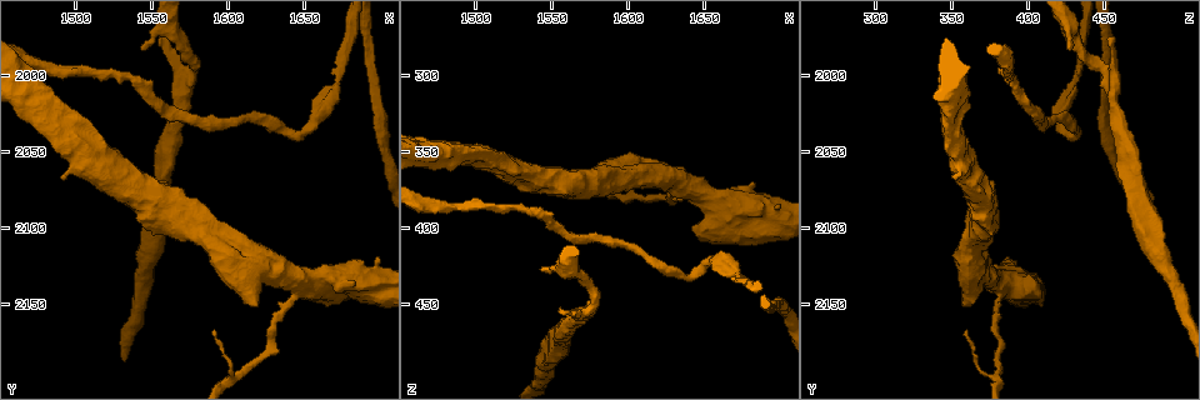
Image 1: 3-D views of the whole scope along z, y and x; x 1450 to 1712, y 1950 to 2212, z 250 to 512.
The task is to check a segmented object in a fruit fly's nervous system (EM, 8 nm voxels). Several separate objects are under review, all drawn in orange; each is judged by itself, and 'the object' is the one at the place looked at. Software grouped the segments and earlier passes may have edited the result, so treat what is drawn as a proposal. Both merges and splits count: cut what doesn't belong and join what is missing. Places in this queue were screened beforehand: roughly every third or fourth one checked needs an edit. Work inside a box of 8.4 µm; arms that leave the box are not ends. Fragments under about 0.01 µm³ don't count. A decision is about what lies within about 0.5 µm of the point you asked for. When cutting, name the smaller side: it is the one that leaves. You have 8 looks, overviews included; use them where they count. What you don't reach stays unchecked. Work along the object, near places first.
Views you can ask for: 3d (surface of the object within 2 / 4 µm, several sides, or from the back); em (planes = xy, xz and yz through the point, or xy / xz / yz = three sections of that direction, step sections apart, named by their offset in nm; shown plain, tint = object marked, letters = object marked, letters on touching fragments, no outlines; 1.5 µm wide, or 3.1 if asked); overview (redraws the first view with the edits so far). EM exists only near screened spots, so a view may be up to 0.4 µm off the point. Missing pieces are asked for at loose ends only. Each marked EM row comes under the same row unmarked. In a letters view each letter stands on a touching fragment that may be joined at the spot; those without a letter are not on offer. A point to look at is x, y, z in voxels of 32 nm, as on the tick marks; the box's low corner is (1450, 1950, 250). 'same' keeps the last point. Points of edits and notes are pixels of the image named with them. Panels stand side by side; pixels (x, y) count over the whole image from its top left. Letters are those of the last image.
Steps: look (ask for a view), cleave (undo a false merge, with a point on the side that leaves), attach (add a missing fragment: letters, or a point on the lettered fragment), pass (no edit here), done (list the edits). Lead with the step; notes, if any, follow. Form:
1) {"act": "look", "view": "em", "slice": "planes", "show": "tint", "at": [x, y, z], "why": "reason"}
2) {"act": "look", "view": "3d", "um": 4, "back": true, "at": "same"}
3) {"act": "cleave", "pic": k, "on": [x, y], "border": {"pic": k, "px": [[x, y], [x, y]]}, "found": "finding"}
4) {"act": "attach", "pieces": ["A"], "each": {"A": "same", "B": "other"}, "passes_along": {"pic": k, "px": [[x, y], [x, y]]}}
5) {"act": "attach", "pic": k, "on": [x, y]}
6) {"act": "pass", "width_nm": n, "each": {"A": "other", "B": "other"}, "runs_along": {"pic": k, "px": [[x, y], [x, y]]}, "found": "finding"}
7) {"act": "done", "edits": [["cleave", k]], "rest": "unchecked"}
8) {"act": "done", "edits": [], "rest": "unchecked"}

{"act": "look", "view": "3d", "um": 4, "at": [1650, 2038, 424], "why": "abrupt turn"}

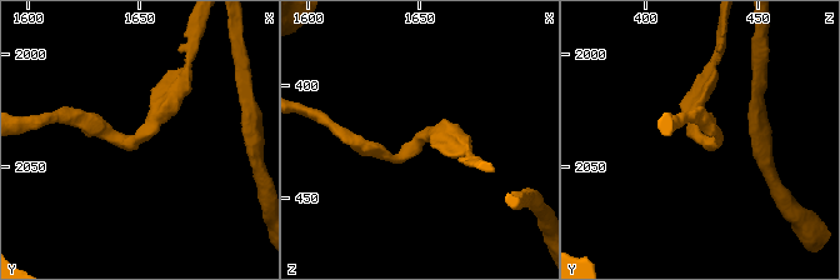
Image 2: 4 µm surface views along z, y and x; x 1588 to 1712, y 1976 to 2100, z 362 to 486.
{"act": "look", "view": "em", "slice": "yz", "step": 8, "show": "tint", "at": [1649, 2037, 424], "arm_widths_nm": [200, 300], "why": "now the EM"}

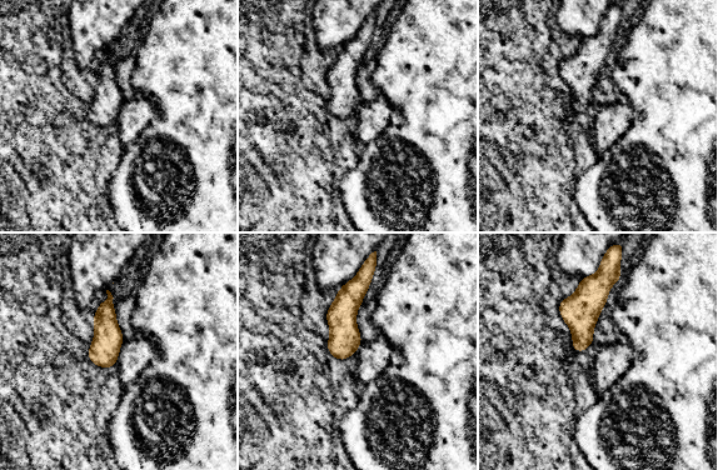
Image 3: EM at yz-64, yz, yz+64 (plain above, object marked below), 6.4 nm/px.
{"act": "look", "view": "em", "slice": "planes", "show": "letters", "at": "same", "why": "cut it another way"}

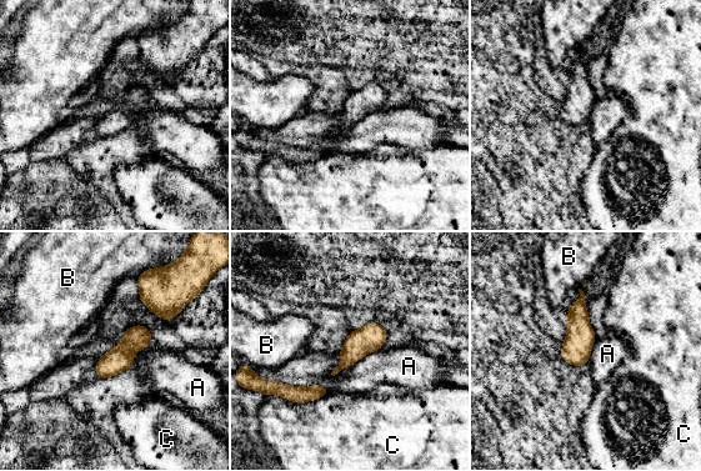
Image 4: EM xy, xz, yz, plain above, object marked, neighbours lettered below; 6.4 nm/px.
{"act": "pass", "each": {"A": "other", "B": "other", "C": "other"}, "border": {"pic": 4, "px": [[380, 349], [330, 374]]}, "found": "continuous, no second cell"}

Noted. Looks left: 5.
{"act": "look", "view": "em", "slice": "planes", "show": "tint", "at": [1556, 1978, 454], "why": "branch stops here"}

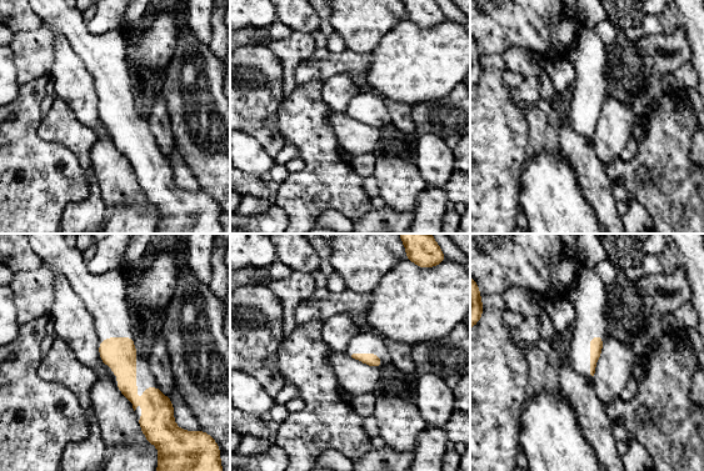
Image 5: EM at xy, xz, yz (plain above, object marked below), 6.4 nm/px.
{"act": "look", "view": "em", "slice": "planes", "show": "letters", "at": "same"}

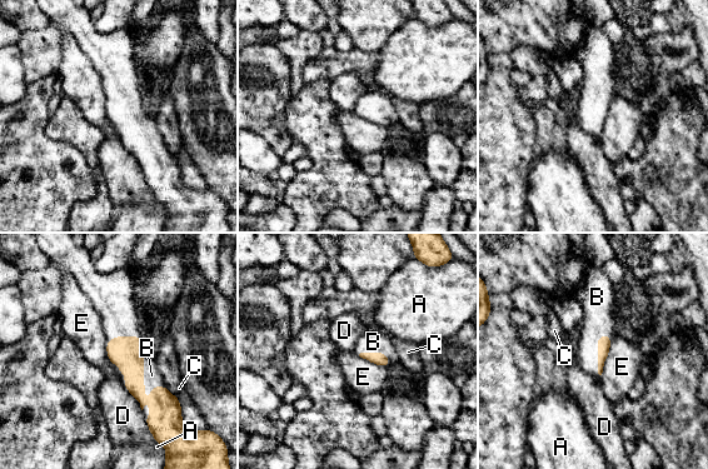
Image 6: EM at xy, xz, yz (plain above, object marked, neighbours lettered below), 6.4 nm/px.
{"act": "attach", "pieces": ["B"], "each": {"A": "other", "B": "same", "C": "other", "D": "other", "E": "other"}, "found": "it goes on there"}

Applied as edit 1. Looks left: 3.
{"act": "look", "view": "3d", "um": 4, "at": [1492, 2064, 350]}

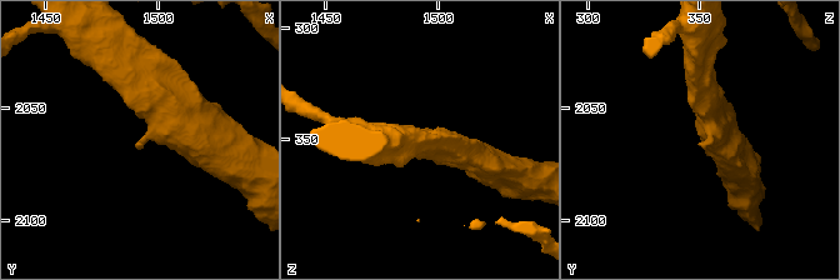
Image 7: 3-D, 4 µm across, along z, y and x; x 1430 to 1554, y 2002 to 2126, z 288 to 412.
{"act": "look", "view": "em", "slice": "planes", "show": "letters", "at": [1490, 2066, 350]}

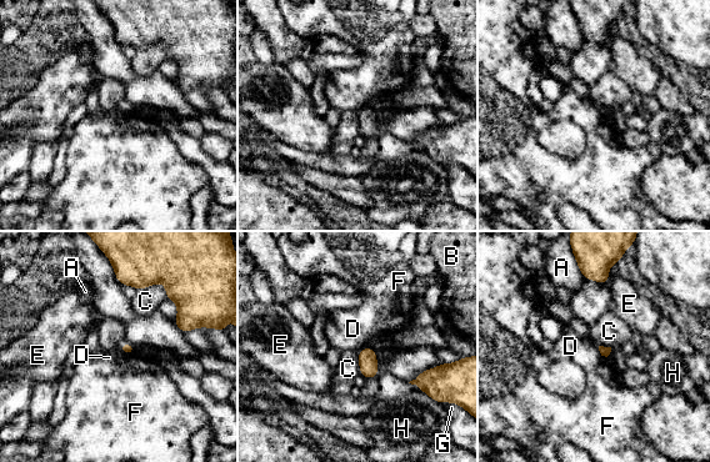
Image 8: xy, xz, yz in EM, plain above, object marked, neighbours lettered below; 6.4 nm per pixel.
{"act": "pass", "each": {"A": "other", "B": "other", "C": "other", "D": "other", "E": "other", "F": "other", "G": "other", "H": "other"}, "border": {"pic": 8, "px": [[119, 346], [129, 355]]}, "found": "no lettered fragment goes on from it"}

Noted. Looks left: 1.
{"act": "done", "edits": [["attach", 6]], "rest": "unchecked"}

